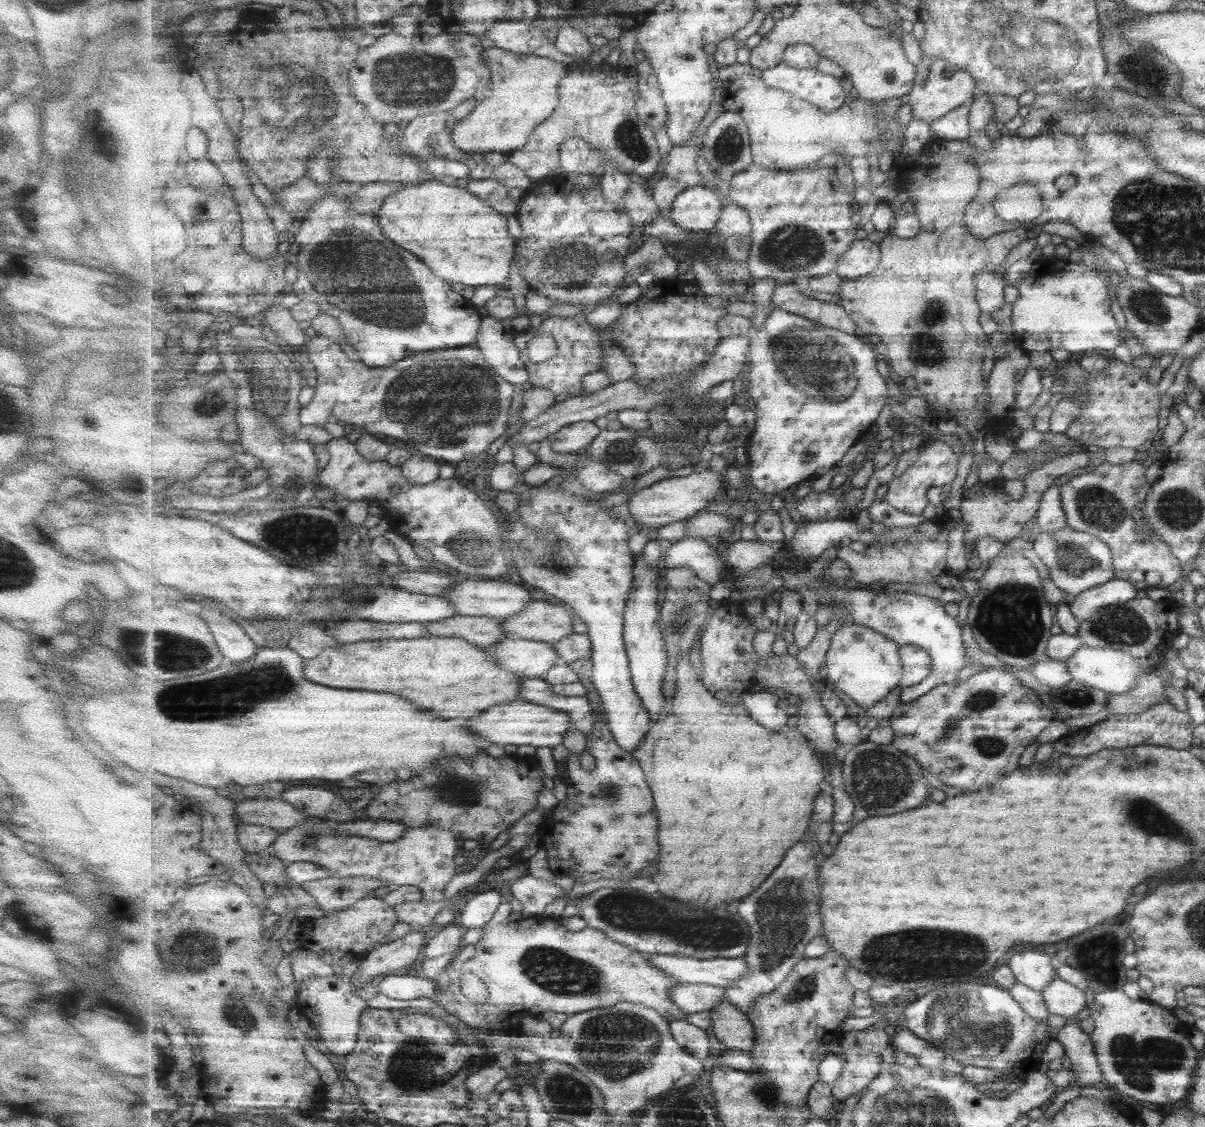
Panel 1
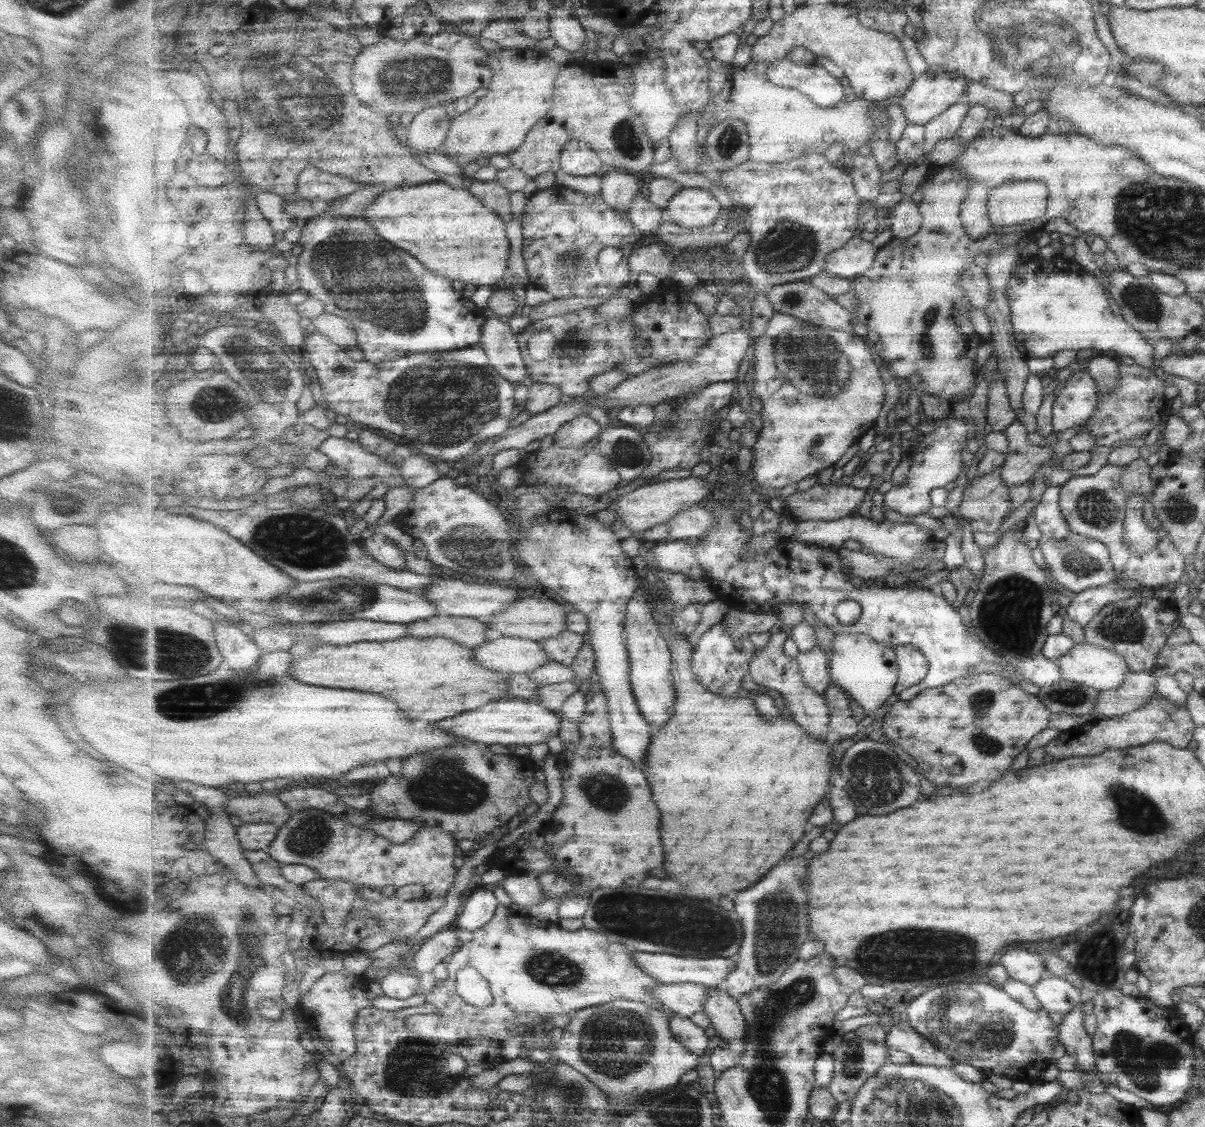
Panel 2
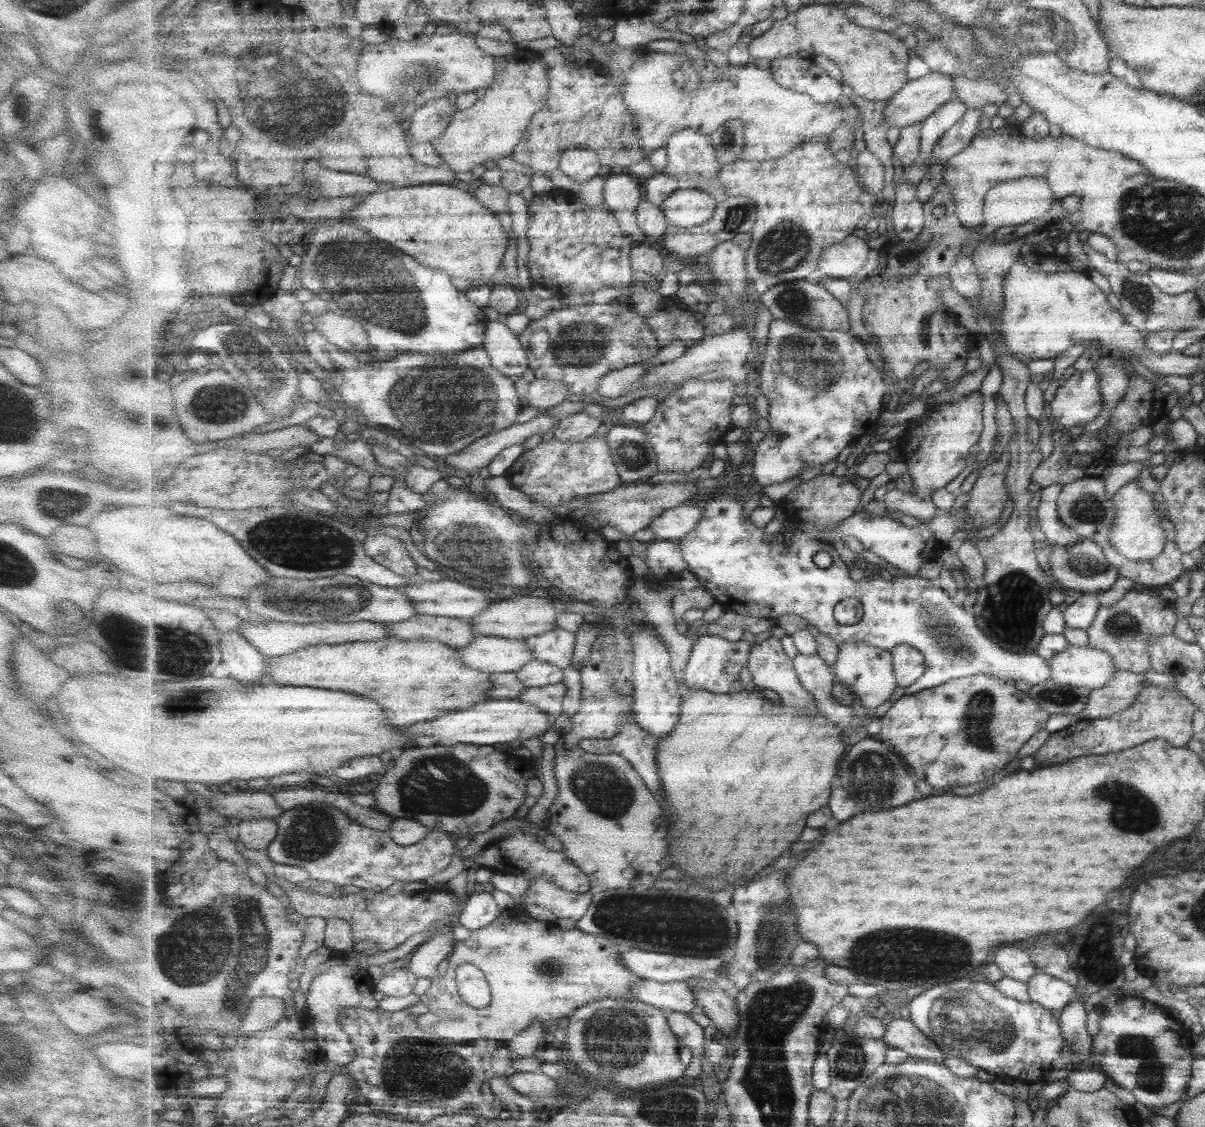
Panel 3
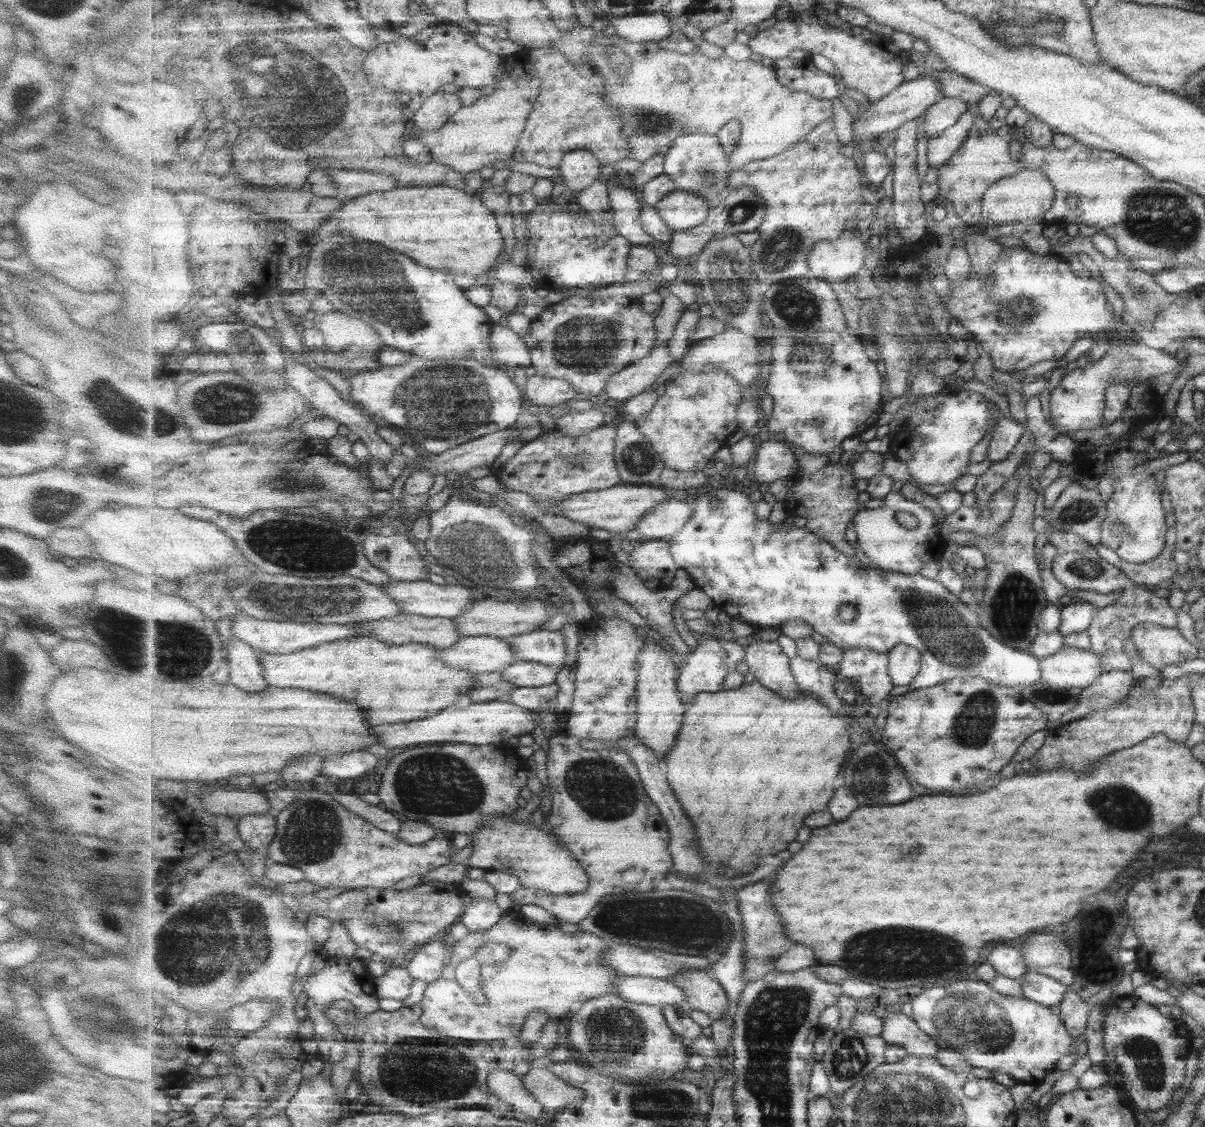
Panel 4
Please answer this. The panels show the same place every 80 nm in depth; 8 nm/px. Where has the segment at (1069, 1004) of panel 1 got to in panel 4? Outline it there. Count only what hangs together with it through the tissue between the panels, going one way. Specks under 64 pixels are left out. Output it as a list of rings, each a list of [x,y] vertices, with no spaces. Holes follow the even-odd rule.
[[[1028,971],[1020,978],[1020,981],[1025,998],[1034,1000],[1043,1006],[1052,1006],[1052,1008],[1057,1008],[1068,989],[1064,984],[1038,972]]]

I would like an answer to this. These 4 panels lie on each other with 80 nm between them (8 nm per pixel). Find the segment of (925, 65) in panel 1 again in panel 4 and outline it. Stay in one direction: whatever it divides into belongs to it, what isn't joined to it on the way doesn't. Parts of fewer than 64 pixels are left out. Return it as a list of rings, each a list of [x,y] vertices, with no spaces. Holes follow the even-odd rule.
[[[921,77],[912,81],[905,81],[898,89],[885,96],[881,101],[875,103],[868,102],[869,109],[863,109],[858,121],[854,121],[855,140],[851,146],[856,150],[857,144],[861,140],[875,140],[883,133],[896,131],[900,126],[917,120],[919,116],[926,114],[935,103],[943,98],[942,86],[935,77]]]

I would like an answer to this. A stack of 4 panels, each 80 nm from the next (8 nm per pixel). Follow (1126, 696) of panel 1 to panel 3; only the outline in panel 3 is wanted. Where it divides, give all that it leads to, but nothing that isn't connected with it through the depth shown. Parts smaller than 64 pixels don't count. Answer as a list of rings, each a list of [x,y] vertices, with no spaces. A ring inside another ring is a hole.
[[[1117,670],[1107,684],[1090,690],[1085,708],[1075,715],[1079,720],[1093,720],[1117,714],[1133,704],[1146,683],[1142,674]]]

